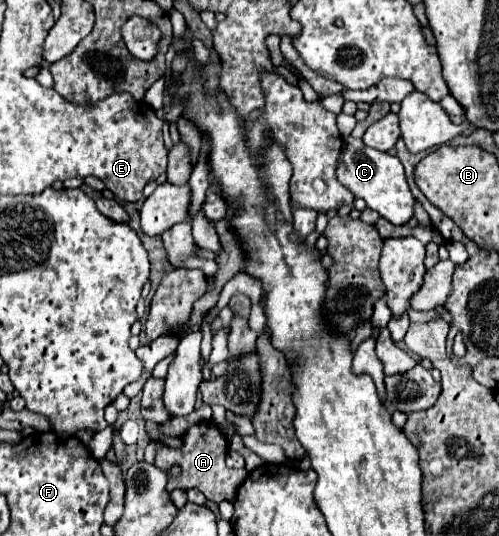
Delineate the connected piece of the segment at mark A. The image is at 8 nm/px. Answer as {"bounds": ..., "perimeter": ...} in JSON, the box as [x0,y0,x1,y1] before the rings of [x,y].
{"bounds":[154,423,248,503],"perimeter":[[[196,423],[196,425],[192,425],[186,433],[184,433],[184,437],[182,437],[182,441],[184,441],[184,447],[182,449],[170,449],[170,447],[164,447],[164,449],[160,449],[158,453],[156,453],[156,461],[154,461],[154,465],[156,467],[160,467],[160,469],[164,469],[164,471],[168,471],[170,469],[170,465],[174,465],[174,463],[178,463],[180,467],[182,467],[182,473],[180,473],[180,477],[178,479],[168,479],[168,491],[172,491],[172,489],[176,489],[176,487],[180,487],[180,489],[190,489],[190,487],[196,487],[196,489],[200,489],[204,495],[206,495],[206,499],[210,499],[210,501],[216,501],[216,503],[220,503],[220,501],[224,501],[224,499],[228,499],[228,501],[234,501],[236,499],[236,489],[242,485],[242,481],[246,479],[246,475],[248,475],[248,471],[242,471],[242,469],[228,469],[226,467],[226,463],[224,463],[224,459],[226,459],[226,437],[220,433],[220,429],[216,427],[216,425],[210,425],[210,423]]]}

